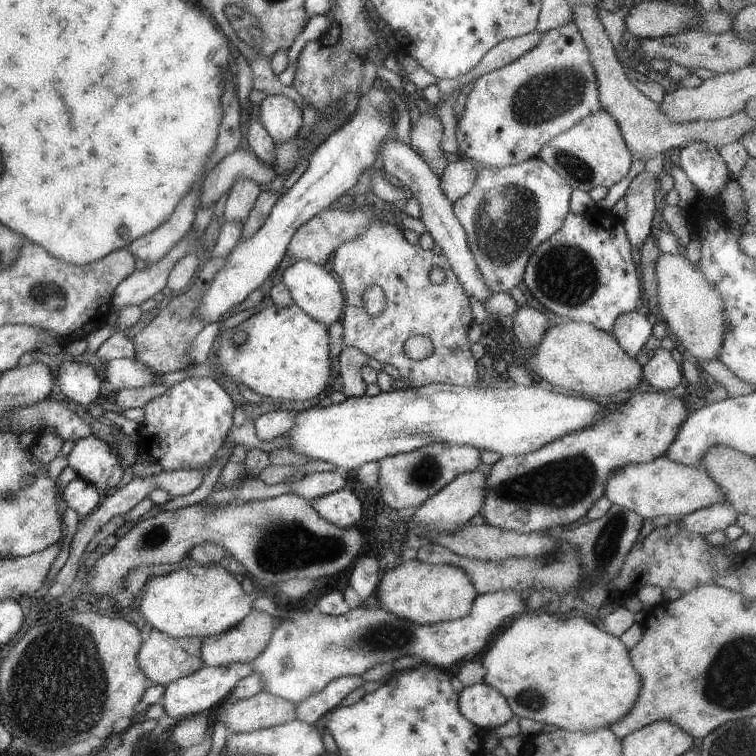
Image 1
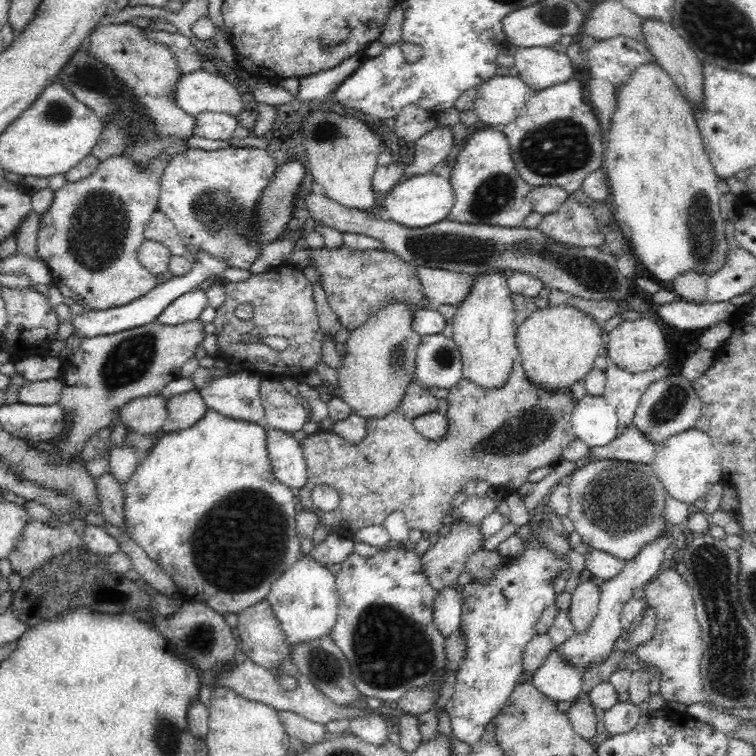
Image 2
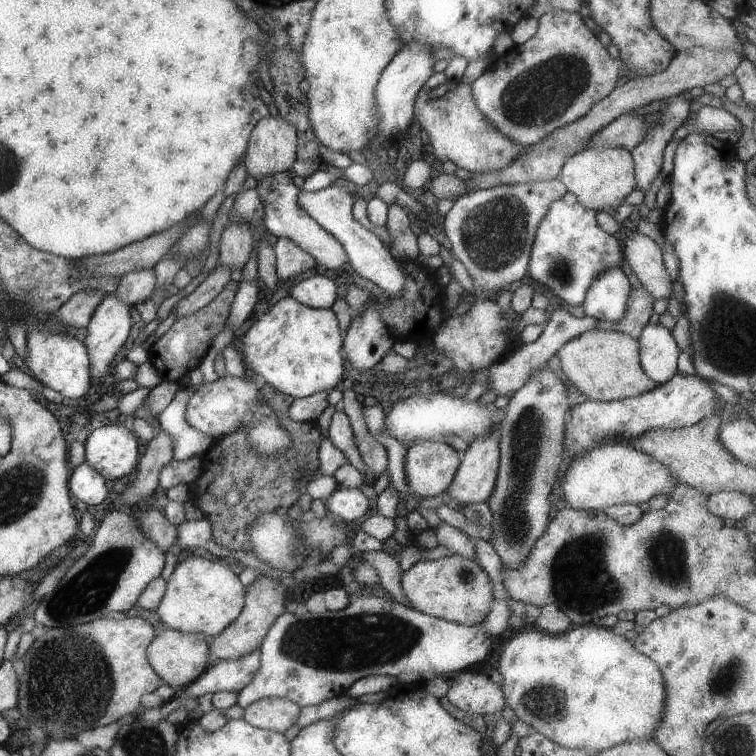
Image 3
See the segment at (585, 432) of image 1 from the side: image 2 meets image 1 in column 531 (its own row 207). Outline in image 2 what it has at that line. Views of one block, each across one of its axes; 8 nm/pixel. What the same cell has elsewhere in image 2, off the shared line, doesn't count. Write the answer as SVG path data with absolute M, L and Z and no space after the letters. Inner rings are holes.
M482 129L463 142L450 173L449 181L454 191L455 201L446 219L462 224L501 226L518 228L524 217L532 211L531 190L529 185L515 169L506 136L501 129Z

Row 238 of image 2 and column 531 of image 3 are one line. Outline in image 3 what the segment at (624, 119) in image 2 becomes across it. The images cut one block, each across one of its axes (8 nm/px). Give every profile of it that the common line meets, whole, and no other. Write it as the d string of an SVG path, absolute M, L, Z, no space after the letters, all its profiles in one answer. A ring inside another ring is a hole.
M597 623L573 625L568 631L554 635L541 631L536 627L525 628L523 632L515 634L513 638L507 640L507 644L503 646L503 652L499 656L499 664L497 666L499 666L499 672L502 676L502 684L499 686L505 697L506 704L513 710L513 714L525 724L532 726L537 733L542 734L551 742L568 749L583 749L588 754L594 755L609 747L632 741L633 739L653 739L652 736L660 724L660 717L664 713L664 680L655 662L641 654L625 637L613 634L611 628L601 628Z

